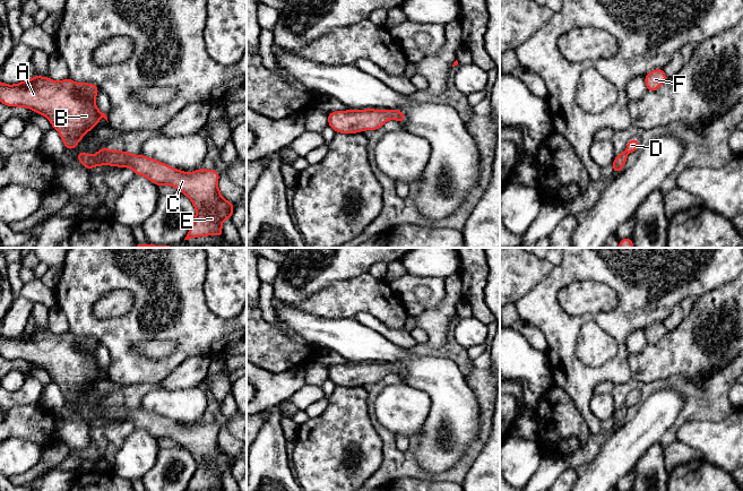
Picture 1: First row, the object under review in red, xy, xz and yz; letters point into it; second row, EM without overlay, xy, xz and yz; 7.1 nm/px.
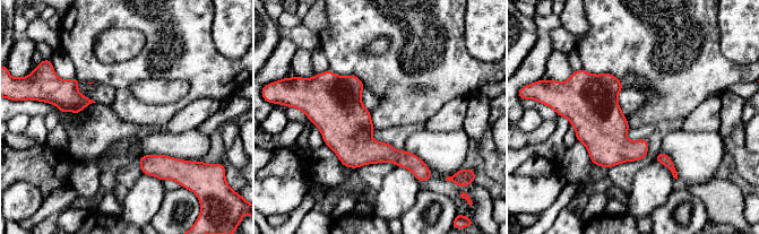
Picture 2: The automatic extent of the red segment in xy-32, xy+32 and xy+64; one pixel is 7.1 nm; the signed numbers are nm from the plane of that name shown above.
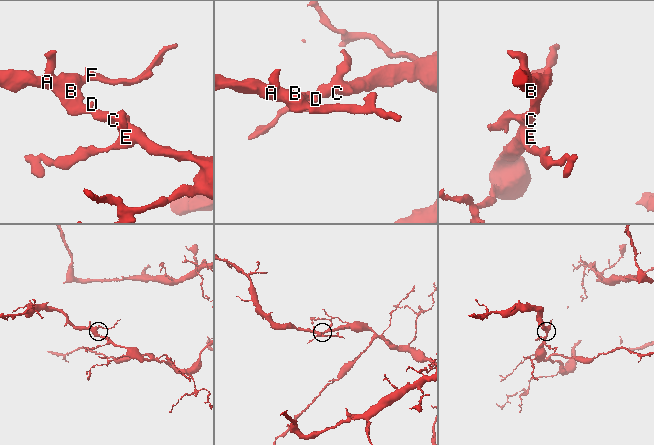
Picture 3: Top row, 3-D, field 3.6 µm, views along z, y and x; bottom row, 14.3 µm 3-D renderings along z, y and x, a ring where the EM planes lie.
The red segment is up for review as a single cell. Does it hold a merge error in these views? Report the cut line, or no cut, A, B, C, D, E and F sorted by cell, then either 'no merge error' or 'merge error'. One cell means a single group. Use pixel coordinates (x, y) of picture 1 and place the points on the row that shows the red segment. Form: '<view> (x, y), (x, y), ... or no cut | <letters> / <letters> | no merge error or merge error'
no cut | A B C D E F | no merge error

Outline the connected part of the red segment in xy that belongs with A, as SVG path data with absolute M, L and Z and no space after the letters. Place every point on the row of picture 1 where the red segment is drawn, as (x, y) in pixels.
M34 75L31 80L24 80L16 85L0 83L0 102L7 106L28 107L34 112L46 117L50 120L51 126L59 131L66 148L74 149L77 147L79 140L98 123L101 117L107 121L106 114L102 113L95 104L95 97L98 92L100 89L94 84L77 84L69 77L62 81L54 81L49 77Z

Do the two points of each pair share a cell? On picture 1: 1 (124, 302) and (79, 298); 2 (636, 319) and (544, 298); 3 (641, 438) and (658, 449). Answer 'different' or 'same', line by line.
1: different
2: same
3: different

